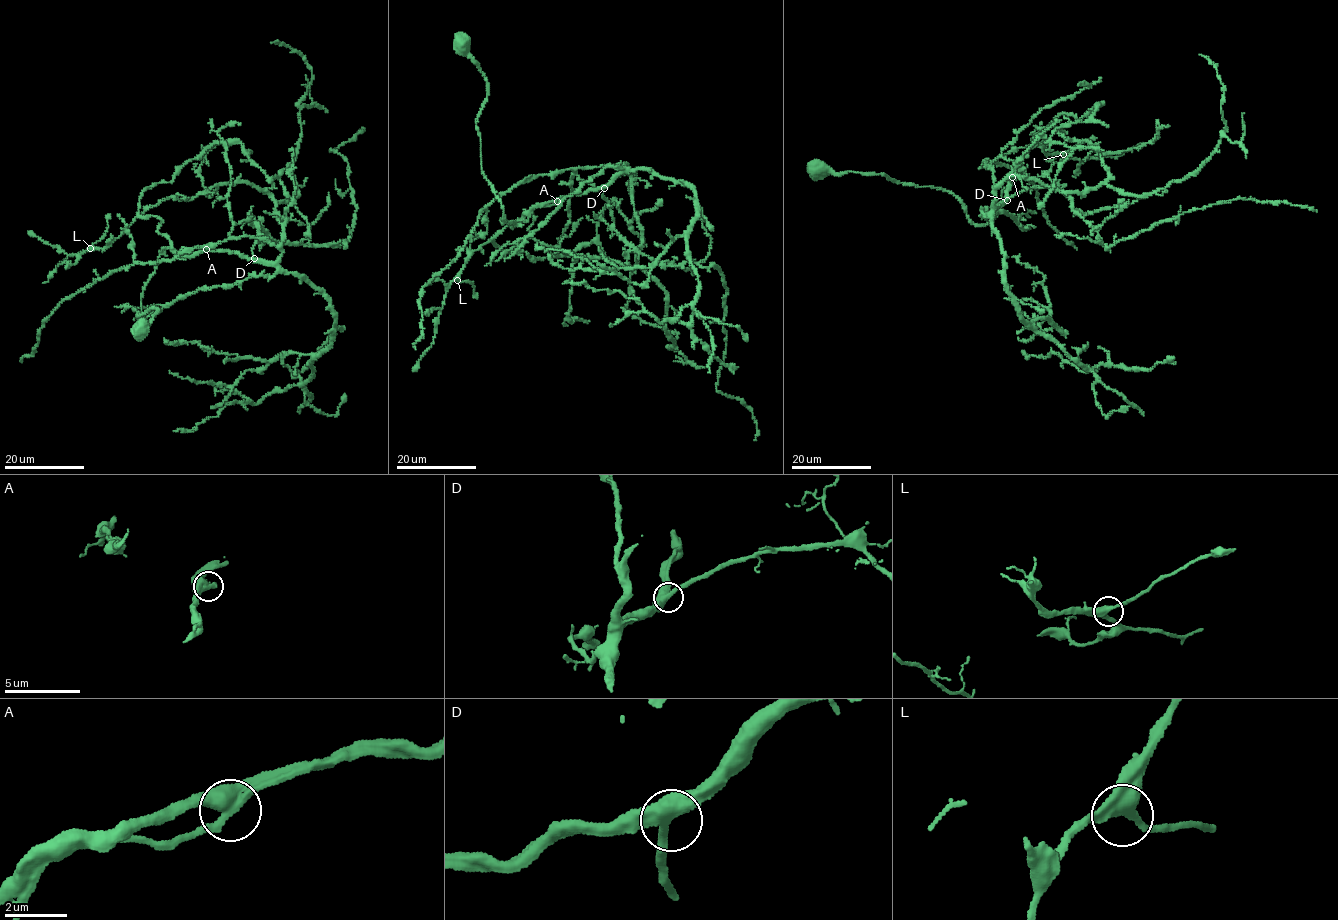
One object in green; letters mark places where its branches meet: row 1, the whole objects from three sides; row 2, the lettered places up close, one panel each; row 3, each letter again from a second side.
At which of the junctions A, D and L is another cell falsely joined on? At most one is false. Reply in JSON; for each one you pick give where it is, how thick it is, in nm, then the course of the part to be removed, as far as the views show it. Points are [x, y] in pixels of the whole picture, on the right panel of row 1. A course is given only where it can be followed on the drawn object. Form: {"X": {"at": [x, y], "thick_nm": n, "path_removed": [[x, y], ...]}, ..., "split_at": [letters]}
{"split_at": []}

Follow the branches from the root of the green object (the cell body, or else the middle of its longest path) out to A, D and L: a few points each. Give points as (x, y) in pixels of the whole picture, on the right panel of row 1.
A: (818, 169), (941, 188), (978, 226), (996, 216), (1001, 191), (1012, 177)
D: (818, 169), (941, 188), (978, 226), (996, 216), (1001, 191), (1021, 164), (1010, 175), (1007, 200)
L: (818, 169), (941, 188), (985, 225), (1036, 134), (1044, 132), (1043, 150), (1063, 154)

